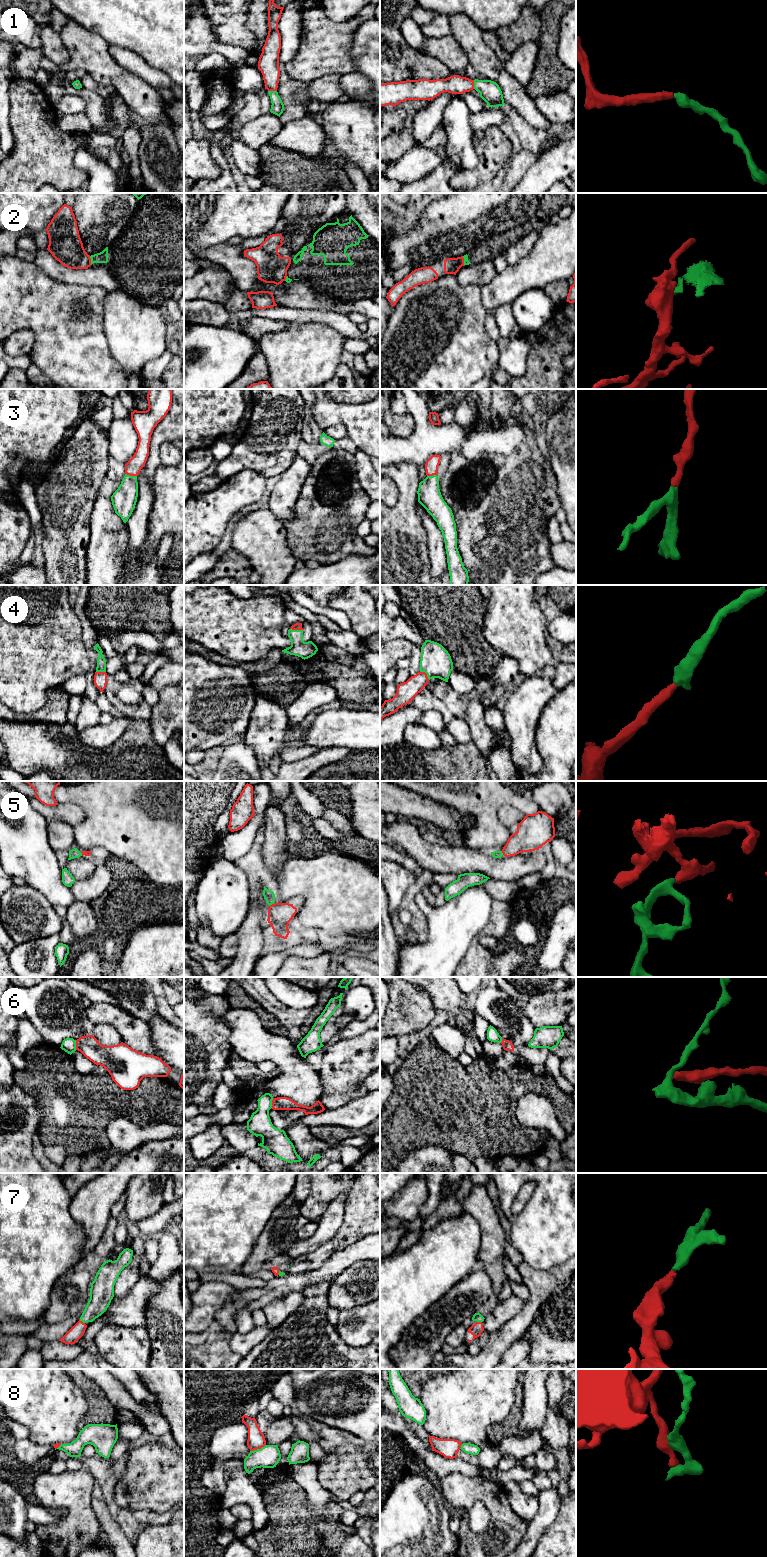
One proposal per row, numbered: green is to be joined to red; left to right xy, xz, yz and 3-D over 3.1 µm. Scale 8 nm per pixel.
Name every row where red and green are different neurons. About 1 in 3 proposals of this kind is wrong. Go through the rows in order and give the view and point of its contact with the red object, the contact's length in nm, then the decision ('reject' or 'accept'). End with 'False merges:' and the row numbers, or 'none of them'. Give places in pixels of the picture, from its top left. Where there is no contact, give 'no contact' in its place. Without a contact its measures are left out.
1: xz (272, 90) | 70 nm | accept
2: xy (90, 260) | 70 nm | reject
3: xy (131, 475) | 100 nm | accept
4: xz (296, 629) | 110 nm | accept
5: xz (272, 904) | 60 nm | accept
6: xy (76, 1045) | 80 nm | reject
7: xy (81, 1321) | 50 nm | accept
8: xz (257, 1448) | 140 nm | reject
False merges: 2, 6, 8

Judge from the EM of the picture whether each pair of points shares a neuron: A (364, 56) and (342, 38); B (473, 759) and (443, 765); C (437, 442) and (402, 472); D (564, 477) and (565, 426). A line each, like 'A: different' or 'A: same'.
A: different
B: same
C: different
D: same

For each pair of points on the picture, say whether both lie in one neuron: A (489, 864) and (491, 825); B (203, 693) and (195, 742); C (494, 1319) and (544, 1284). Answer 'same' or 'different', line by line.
A: different
B: same
C: different

